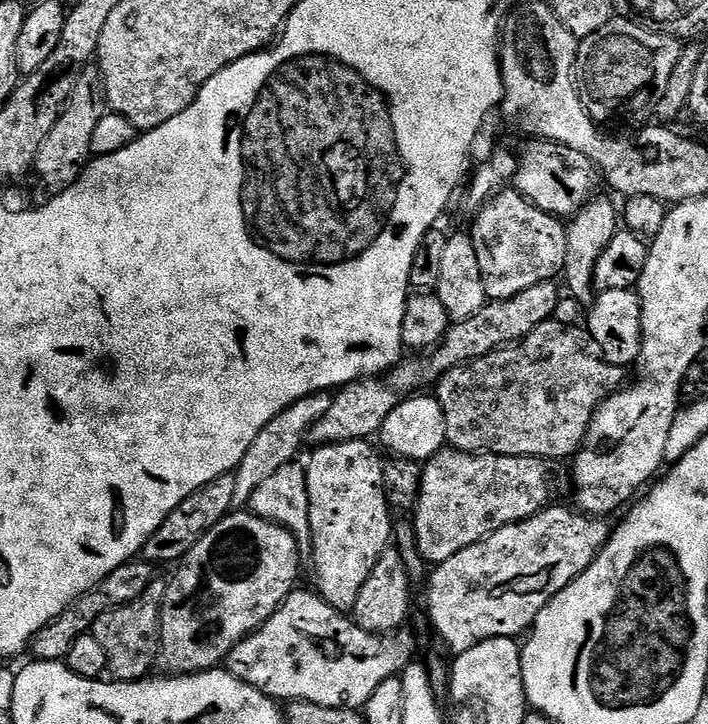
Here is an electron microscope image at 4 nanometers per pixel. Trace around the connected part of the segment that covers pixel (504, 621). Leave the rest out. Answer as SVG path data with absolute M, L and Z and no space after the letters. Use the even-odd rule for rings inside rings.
M549 506L537 516L517 524L506 526L490 534L466 550L458 550L454 558L435 565L428 580L428 620L436 631L436 636L452 651L459 654L486 642L490 638L511 636L520 638L531 629L538 614L574 578L578 578L594 562L594 558L604 548L610 535L607 519L589 516L579 510Z

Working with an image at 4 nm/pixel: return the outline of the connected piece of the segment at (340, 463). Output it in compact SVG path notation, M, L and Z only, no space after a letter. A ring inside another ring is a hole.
M351 440L337 444L322 444L306 460L306 490L310 494L310 530L312 539L312 564L316 567L318 595L327 604L347 613L358 602L358 593L366 586L370 570L378 562L381 554L389 551L394 536L394 512L388 506L388 496L384 493L385 461L371 448L368 440Z

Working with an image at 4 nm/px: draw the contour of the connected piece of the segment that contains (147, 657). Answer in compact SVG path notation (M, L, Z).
M157 578L140 598L134 598L134 602L124 604L121 608L103 612L94 622L90 635L98 638L102 650L106 650L108 672L113 681L143 680L153 671L152 667L157 667L160 655L160 611L167 589L167 583Z

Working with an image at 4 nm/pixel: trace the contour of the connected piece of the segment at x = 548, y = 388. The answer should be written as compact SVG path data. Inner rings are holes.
M560 318L542 322L525 340L499 348L468 364L459 364L440 377L438 399L446 418L447 443L459 452L494 456L537 456L567 461L575 457L588 439L588 427L600 403L625 387L625 369L606 362L595 351L587 352L583 327L563 324Z

